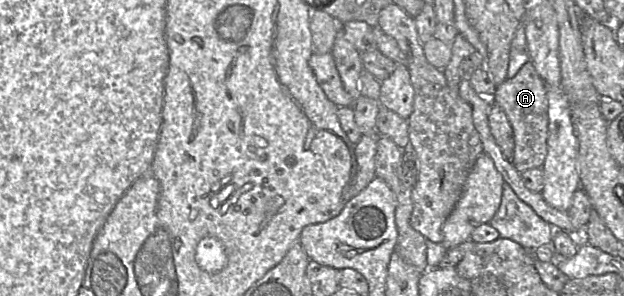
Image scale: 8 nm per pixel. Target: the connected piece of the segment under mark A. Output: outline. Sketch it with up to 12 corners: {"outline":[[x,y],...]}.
{"outline":[[527,62],[490,99],[504,110],[519,172],[542,168],[547,86]]}

